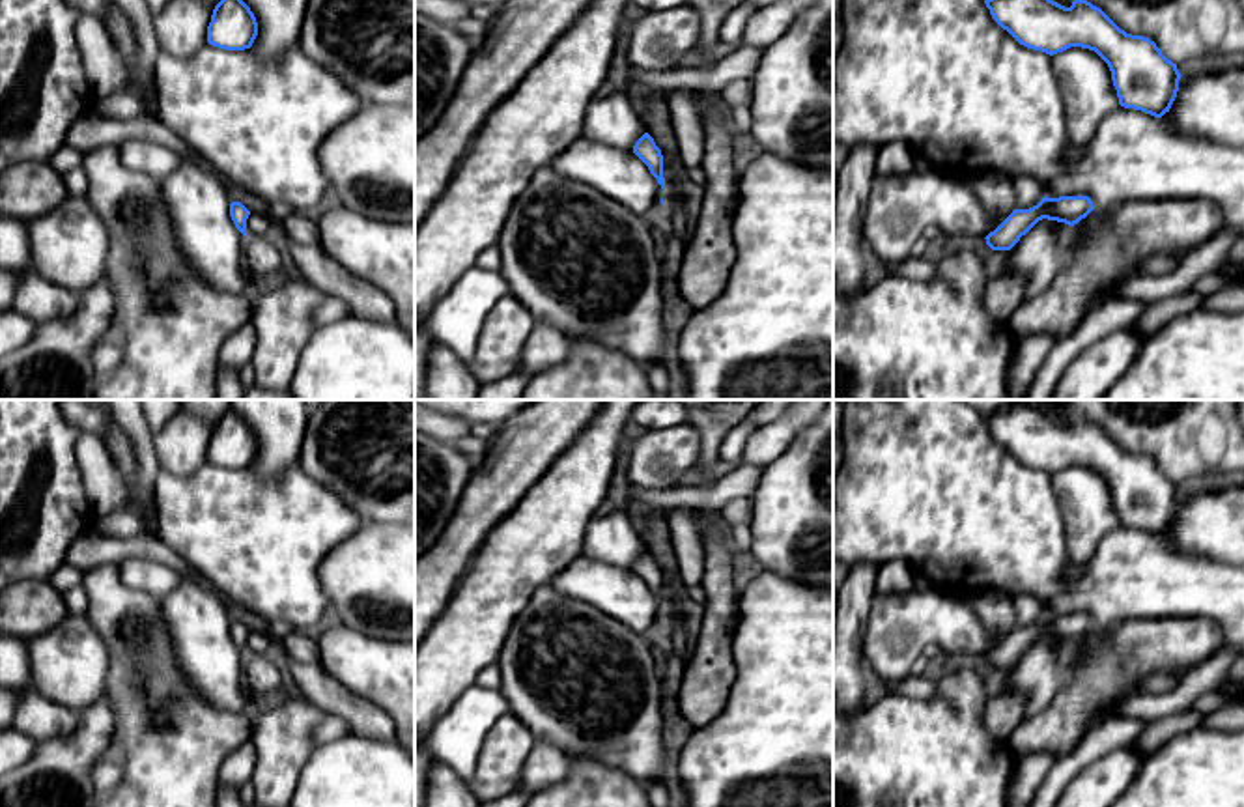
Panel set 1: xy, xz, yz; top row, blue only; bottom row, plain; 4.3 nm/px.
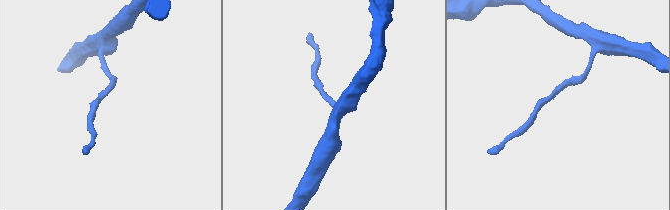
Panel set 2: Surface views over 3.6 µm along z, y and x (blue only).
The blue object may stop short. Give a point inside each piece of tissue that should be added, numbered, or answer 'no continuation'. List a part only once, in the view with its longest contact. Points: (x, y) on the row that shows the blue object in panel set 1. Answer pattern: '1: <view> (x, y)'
no continuation

